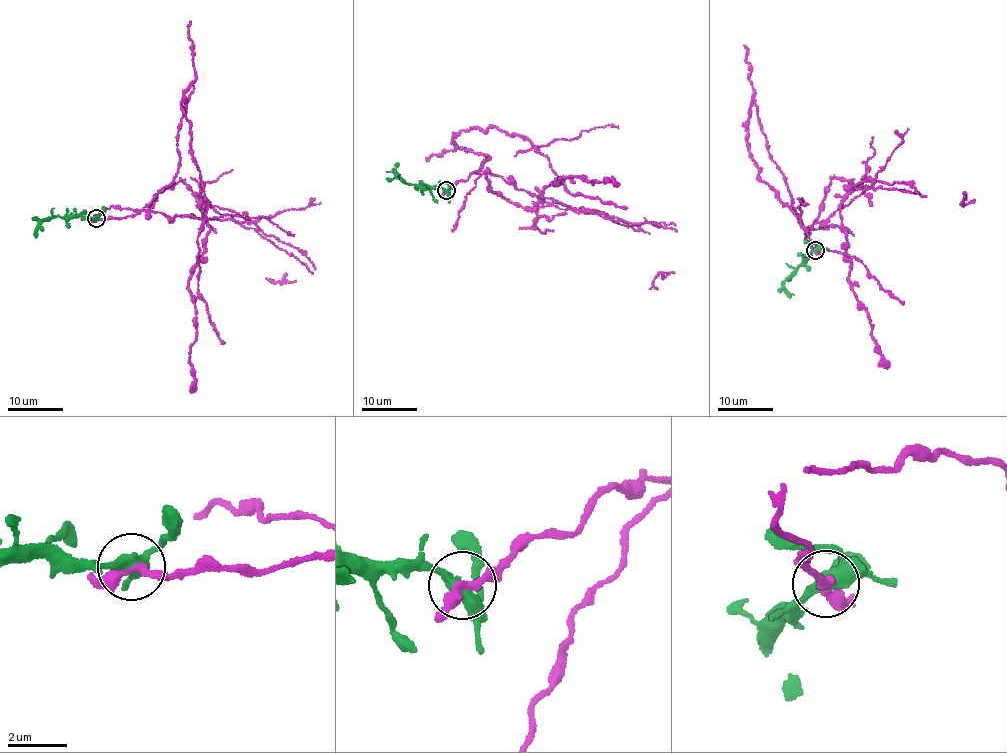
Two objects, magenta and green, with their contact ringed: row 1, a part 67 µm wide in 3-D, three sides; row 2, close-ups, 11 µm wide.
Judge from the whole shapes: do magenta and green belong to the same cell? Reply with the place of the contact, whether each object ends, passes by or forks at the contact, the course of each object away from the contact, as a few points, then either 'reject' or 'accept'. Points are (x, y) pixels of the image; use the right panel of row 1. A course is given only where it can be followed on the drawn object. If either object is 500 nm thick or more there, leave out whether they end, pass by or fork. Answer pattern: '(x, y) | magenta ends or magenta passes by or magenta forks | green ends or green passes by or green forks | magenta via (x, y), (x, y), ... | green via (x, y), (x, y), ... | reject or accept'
(815, 250) | magenta passes by | green forks | magenta via (815, 249), (772, 159), (753, 104), (746, 139), (761, 180), (812, 242), (854, 256), (881, 288), (903, 302) | green via (815, 249), (802, 259), (803, 263), (792, 272), (784, 285), (790, 298) | reject

